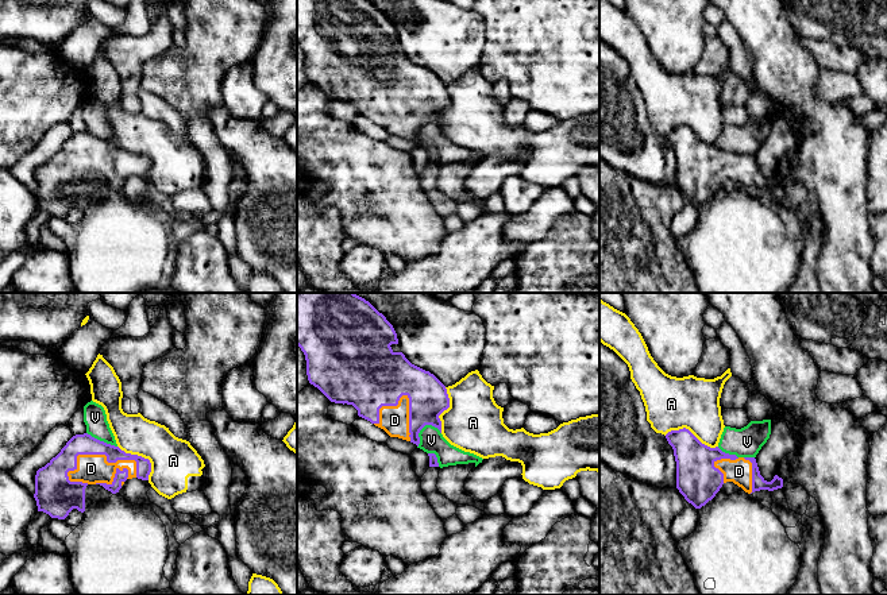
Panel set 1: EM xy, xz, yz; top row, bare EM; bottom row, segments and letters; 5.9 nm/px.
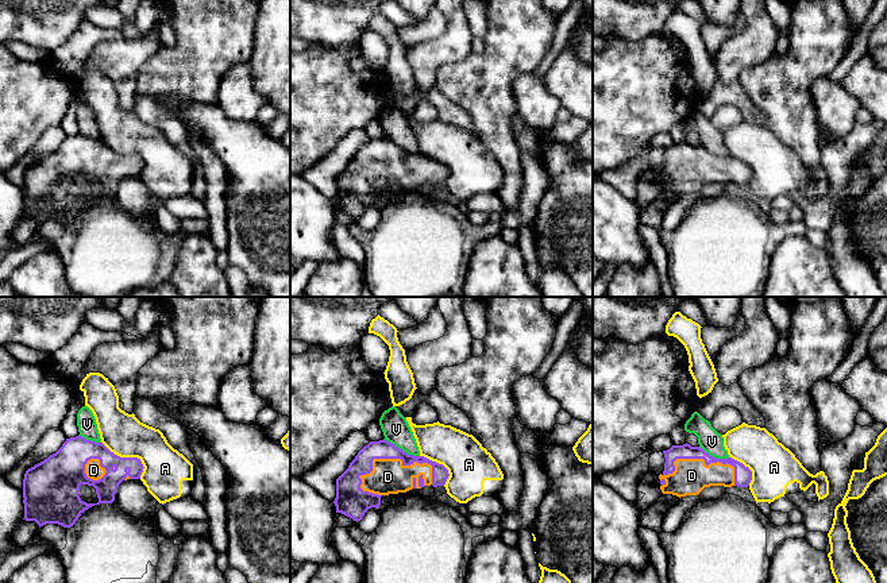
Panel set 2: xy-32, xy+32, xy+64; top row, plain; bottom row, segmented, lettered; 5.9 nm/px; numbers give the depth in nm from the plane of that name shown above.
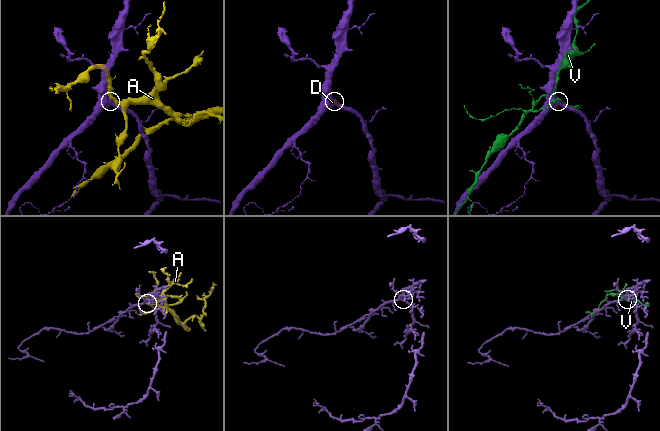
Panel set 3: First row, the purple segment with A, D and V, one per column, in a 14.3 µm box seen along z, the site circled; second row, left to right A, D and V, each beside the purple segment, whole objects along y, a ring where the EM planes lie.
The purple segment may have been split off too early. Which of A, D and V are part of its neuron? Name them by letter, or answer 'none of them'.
D

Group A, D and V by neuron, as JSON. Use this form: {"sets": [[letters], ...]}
{"sets": [["A"], ["D"], ["V"]]}

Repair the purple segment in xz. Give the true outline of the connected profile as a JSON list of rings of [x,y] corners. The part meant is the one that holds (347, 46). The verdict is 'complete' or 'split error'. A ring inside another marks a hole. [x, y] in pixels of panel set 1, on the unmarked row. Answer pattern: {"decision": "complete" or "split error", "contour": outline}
{"decision": "split error", "contour": [[[297,0],[297,43],[305,53],[309,81],[331,100],[352,103],[359,115],[390,135],[419,144],[419,131],[425,123],[441,131],[439,113],[450,105],[450,96],[446,84],[433,72],[412,62],[402,50],[394,50],[392,42],[398,42],[393,23],[370,0]]]}

